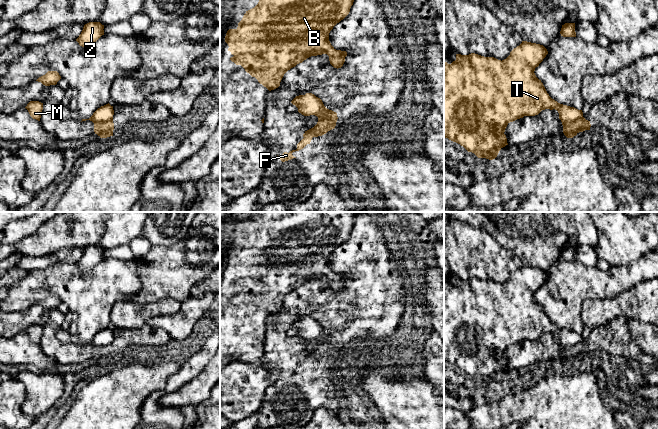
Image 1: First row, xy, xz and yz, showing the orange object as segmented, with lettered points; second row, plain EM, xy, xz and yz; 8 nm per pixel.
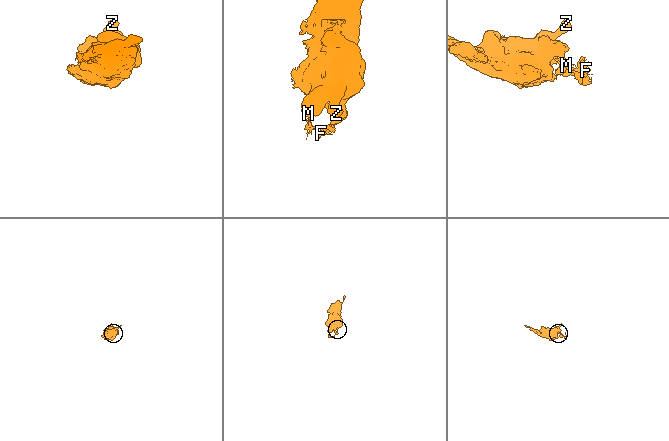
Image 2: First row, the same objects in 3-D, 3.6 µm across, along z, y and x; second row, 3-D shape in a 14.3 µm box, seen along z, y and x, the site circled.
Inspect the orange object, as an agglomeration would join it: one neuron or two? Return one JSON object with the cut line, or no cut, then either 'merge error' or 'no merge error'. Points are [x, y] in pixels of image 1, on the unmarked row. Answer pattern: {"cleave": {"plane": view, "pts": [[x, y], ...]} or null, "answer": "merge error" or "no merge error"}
{"cleave": {"plane": "yz", "pts": [[582, 340], [567, 346], [563, 350]]}, "answer": "merge error"}

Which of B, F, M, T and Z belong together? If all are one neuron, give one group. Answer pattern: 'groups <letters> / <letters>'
groups B M T Z / F

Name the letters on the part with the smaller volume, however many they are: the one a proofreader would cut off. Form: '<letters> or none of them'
F

